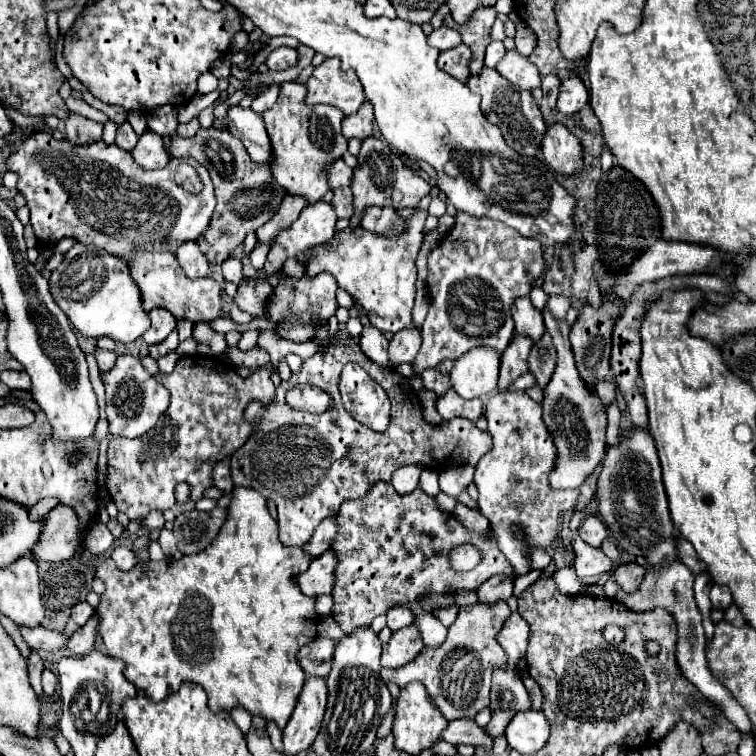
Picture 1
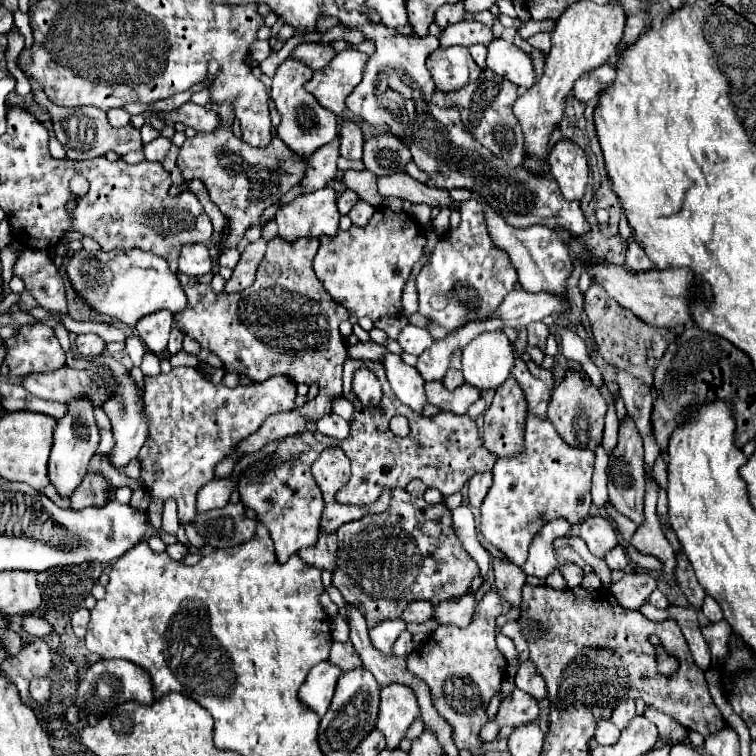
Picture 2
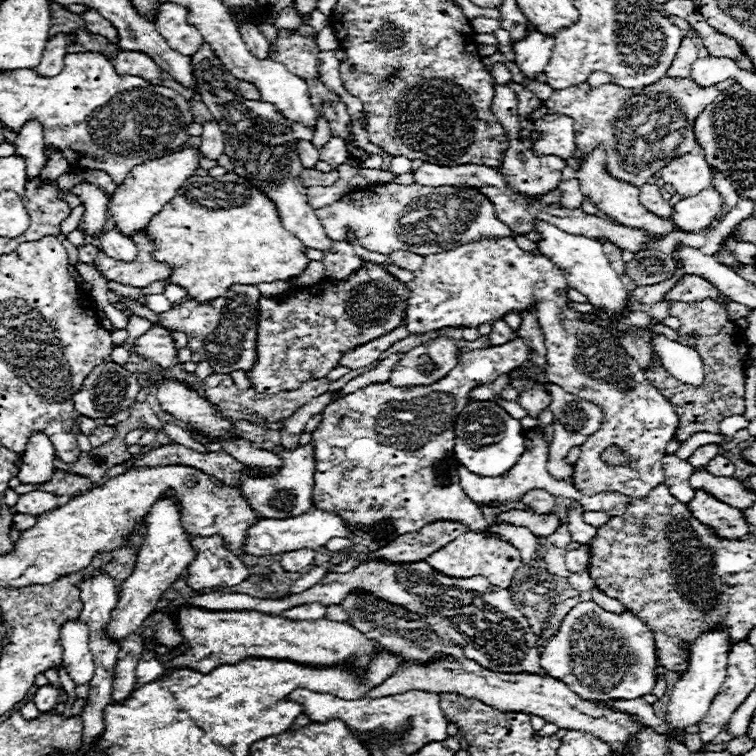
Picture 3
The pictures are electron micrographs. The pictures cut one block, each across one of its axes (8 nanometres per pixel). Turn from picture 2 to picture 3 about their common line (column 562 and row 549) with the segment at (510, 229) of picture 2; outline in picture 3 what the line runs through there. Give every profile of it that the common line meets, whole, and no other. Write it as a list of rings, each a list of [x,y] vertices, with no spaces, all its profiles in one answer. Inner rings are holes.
[[[312,508],[306,514],[300,514],[296,518],[286,518],[286,520],[260,518],[248,530],[248,538],[246,538],[246,544],[244,544],[242,552],[252,554],[252,556],[272,556],[272,554],[278,554],[278,552],[292,552],[292,550],[302,550],[302,548],[318,550],[318,548],[326,546],[326,542],[330,538],[336,538],[336,536],[348,538],[348,536],[358,536],[360,532],[366,532],[366,528],[350,528],[350,526],[344,524],[344,520],[336,512],[326,512],[326,510]]]

